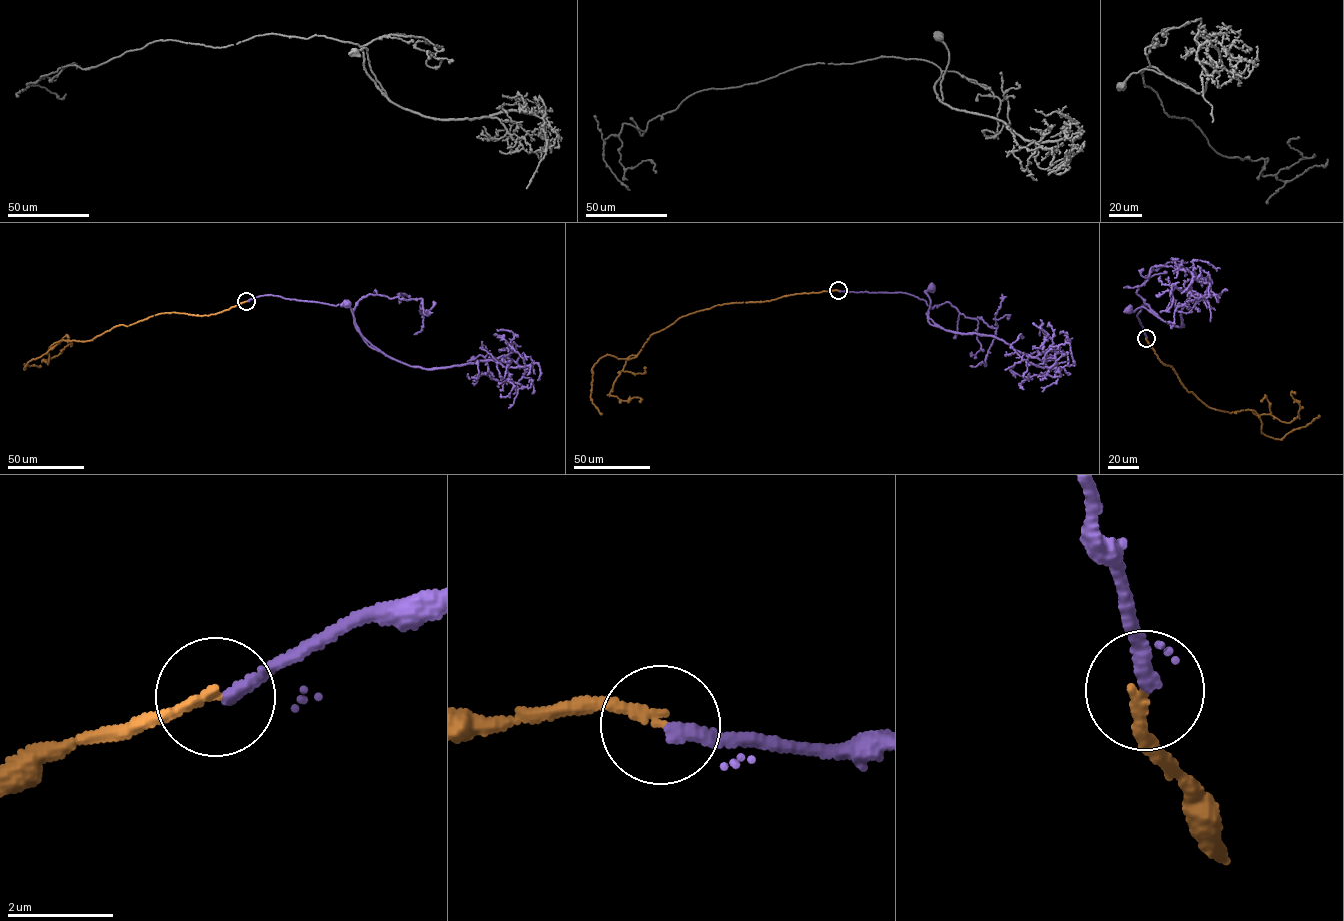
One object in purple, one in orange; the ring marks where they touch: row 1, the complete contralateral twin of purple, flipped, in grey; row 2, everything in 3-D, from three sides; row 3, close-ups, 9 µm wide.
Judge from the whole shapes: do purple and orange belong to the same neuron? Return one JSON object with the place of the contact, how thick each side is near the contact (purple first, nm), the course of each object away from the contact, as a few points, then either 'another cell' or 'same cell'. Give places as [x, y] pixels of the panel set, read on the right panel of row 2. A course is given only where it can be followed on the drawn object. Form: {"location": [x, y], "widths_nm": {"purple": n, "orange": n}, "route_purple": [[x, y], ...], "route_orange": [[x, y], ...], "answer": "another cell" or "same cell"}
{"location": [1146, 338], "widths_nm": {"purple": 240, "orange": 180}, "route_purple": [[1146, 338], [1136, 315], [1140, 308], [1146, 304], [1161, 319], [1143, 307], [1128, 310]], "route_orange": [[1146, 338], [1189, 392], [1217, 409], [1230, 413], [1254, 410], [1262, 424], [1261, 433], [1282, 439], [1319, 415]], "answer": "another cell"}

